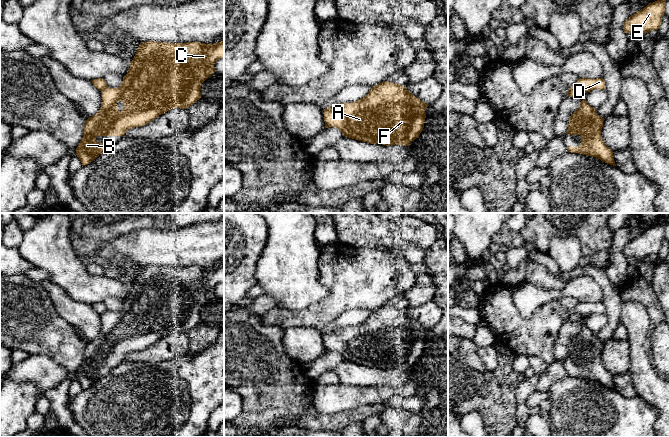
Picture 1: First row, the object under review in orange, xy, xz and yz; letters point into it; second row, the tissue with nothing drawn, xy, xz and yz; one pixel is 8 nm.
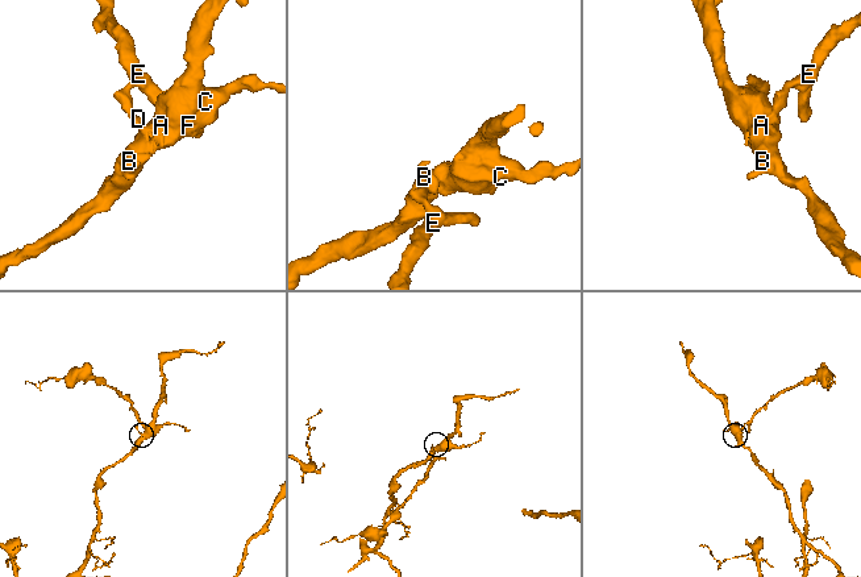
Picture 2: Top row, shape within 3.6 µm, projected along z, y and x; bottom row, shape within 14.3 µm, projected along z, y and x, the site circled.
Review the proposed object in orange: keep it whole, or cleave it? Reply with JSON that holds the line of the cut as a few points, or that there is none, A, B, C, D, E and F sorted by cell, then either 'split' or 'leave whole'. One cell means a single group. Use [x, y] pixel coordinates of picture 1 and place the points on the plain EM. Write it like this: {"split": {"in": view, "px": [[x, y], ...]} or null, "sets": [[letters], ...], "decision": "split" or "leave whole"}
{"split": {"in": "yz", "px": [[571, 312], [577, 312], [581, 316]]}, "sets": [["A", "B", "C", "F"], ["D", "E"]], "decision": "split"}

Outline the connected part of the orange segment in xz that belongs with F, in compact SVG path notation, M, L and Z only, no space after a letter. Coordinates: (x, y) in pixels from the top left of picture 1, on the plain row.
M383 305L373 310L362 323L351 327L339 327L324 333L324 345L329 351L338 352L343 360L370 368L409 370L424 352L426 332L429 329L411 318L403 309Z

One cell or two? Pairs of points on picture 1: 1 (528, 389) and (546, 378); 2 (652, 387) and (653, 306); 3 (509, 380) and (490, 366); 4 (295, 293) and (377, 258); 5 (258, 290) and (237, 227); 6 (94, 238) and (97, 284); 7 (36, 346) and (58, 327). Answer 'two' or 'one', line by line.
1: two
2: two
3: two
4: two
5: two
6: two
7: one

